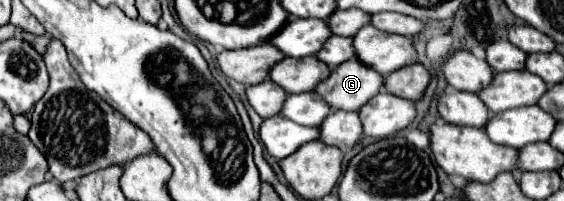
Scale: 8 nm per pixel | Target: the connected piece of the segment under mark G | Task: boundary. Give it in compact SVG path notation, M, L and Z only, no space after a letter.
M352 58L336 68L332 74L316 88L316 92L334 108L334 110L358 110L372 96L376 96L384 86L384 76L376 70L360 64Z

